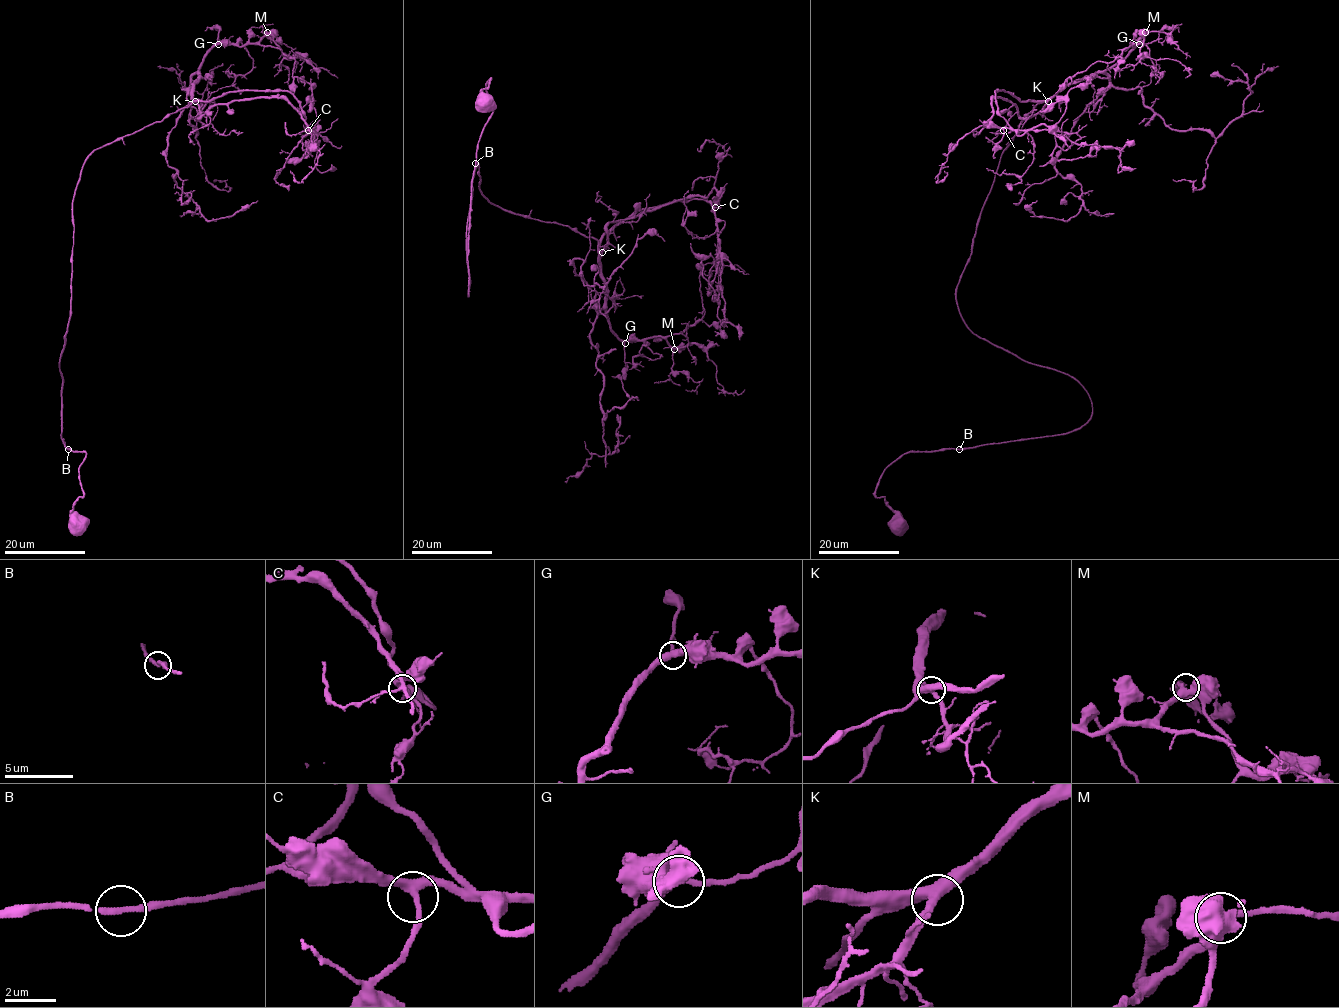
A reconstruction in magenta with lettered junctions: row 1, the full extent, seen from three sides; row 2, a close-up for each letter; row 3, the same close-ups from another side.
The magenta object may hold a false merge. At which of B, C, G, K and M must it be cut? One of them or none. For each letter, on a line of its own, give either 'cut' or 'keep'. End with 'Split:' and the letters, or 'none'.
B: keep
C: keep
G: keep
K: keep
M: keep
Split: none

